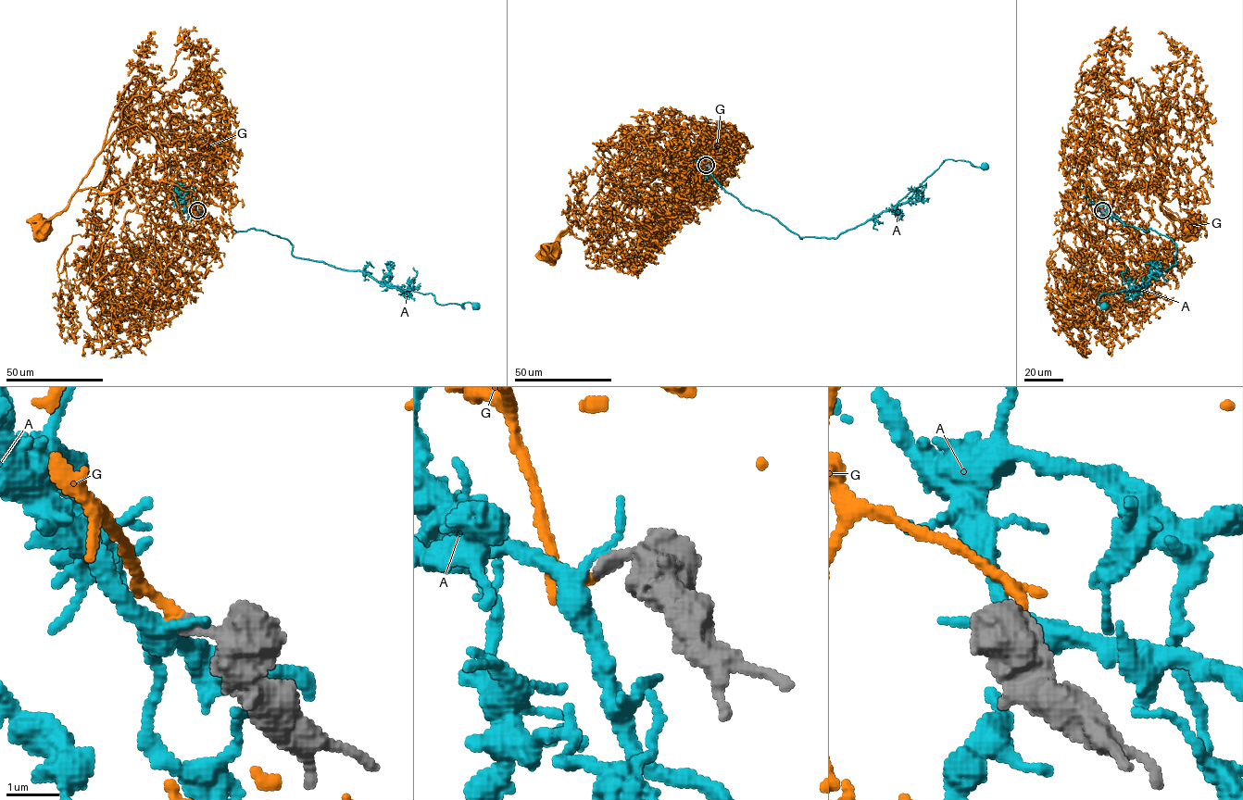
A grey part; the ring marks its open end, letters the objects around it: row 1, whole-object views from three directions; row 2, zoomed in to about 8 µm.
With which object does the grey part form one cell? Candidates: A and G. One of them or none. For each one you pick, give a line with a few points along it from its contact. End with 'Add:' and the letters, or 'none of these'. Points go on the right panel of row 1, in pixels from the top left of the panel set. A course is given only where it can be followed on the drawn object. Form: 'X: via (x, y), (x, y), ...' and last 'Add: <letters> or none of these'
G: via (1103, 210), (1090, 196), (1105, 195), (1095, 197), (1076, 165), (1117, 125), (1151, 146), (1161, 207), (1187, 227)
Add: G

